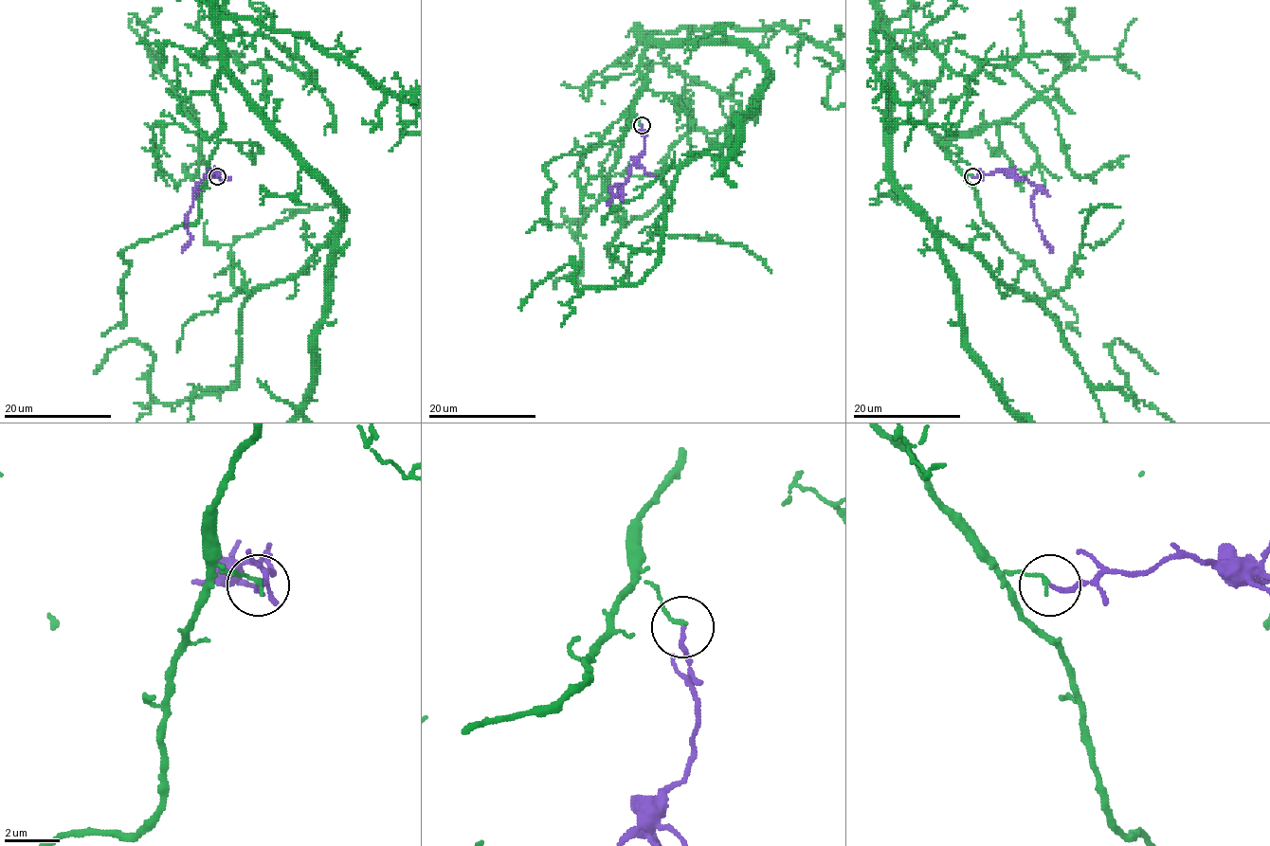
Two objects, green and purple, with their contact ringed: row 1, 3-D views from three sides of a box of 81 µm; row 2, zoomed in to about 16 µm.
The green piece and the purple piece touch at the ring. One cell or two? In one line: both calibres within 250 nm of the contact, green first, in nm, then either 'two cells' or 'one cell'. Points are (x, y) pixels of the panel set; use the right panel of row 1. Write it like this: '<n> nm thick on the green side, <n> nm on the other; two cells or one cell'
140 nm thick on the green side, 160 nm on the other; two cells

